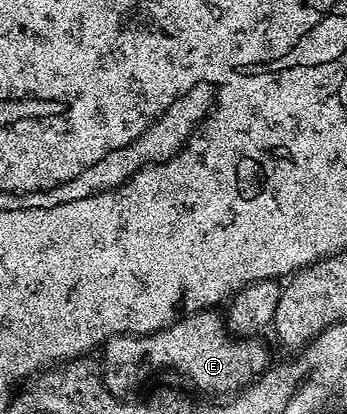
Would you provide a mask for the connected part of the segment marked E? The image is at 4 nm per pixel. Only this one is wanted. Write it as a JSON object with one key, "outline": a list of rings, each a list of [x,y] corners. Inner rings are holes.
{"outline":[[[217,310],[190,312],[168,324],[163,330],[149,332],[146,336],[110,336],[100,353],[99,371],[105,389],[113,396],[129,398],[140,384],[145,384],[152,378],[153,372],[161,372],[164,368],[174,368],[181,376],[186,376],[201,392],[214,392],[214,397],[225,398],[236,394],[247,384],[253,383],[266,368],[270,367],[269,348],[261,338],[234,338]]]}

